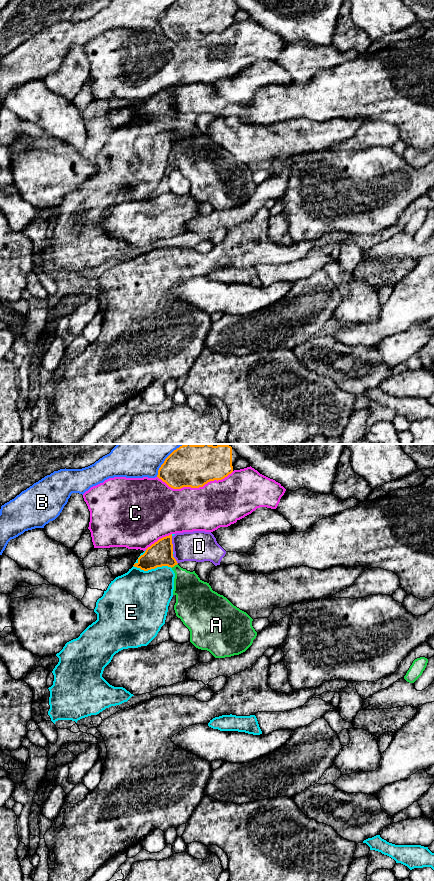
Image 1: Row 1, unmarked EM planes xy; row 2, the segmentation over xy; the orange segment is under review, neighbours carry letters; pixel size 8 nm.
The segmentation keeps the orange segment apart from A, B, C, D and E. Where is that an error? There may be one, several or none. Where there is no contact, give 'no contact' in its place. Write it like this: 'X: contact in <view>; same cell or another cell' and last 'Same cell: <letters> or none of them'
A: contact in xy; another cell
B: contact in xy; another cell
C: contact in xy; another cell
D: contact in xy; another cell
E: contact in xy; same cell
Same cell: E

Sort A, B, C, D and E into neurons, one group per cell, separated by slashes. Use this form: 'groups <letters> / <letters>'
groups A / B / C / D / E

